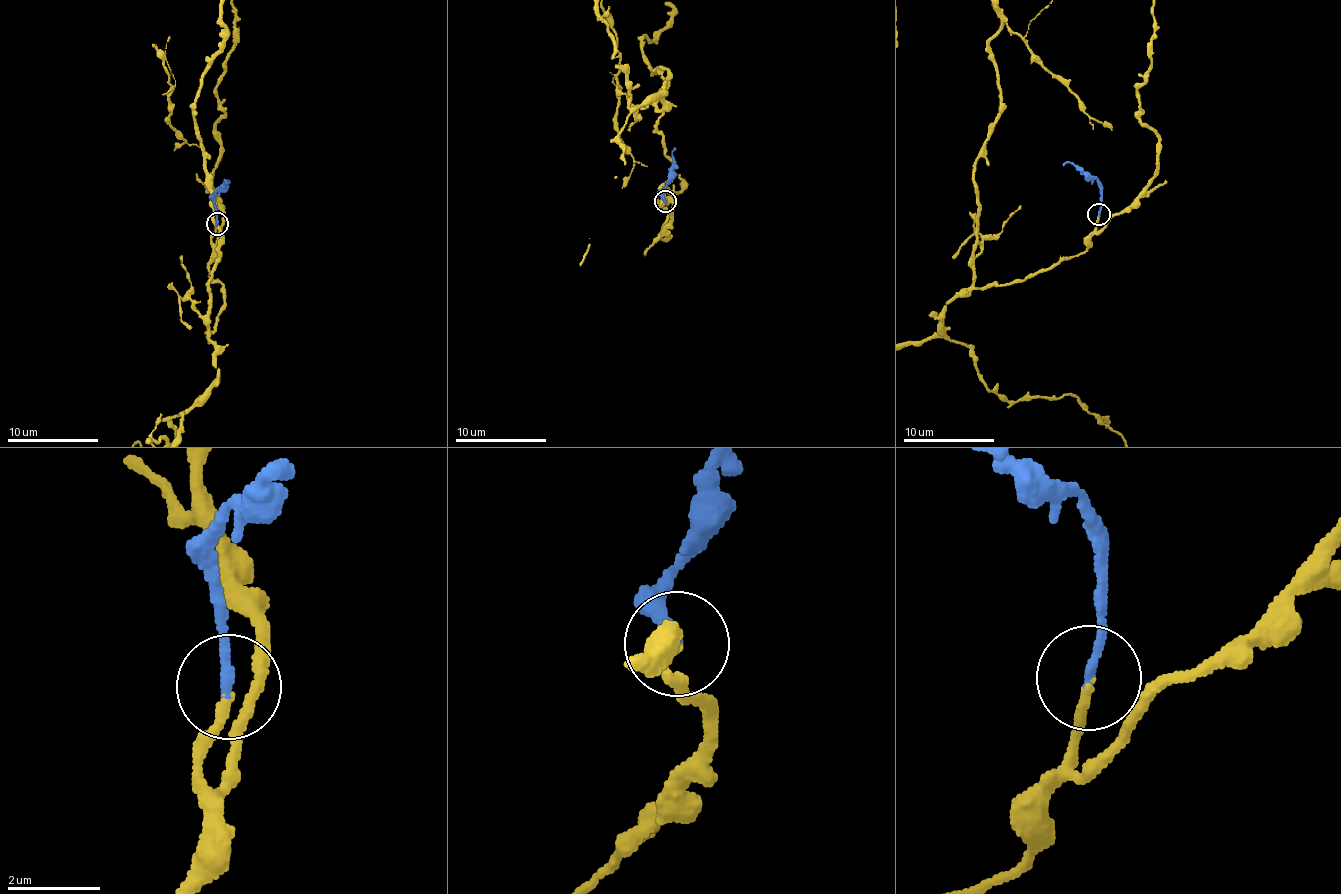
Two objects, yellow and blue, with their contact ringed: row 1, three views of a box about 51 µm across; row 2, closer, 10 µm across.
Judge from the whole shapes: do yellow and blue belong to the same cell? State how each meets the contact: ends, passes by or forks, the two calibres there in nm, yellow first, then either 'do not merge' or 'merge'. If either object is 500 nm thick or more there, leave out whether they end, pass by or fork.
yellow ends | blue ends | 180/200 nm | merge

